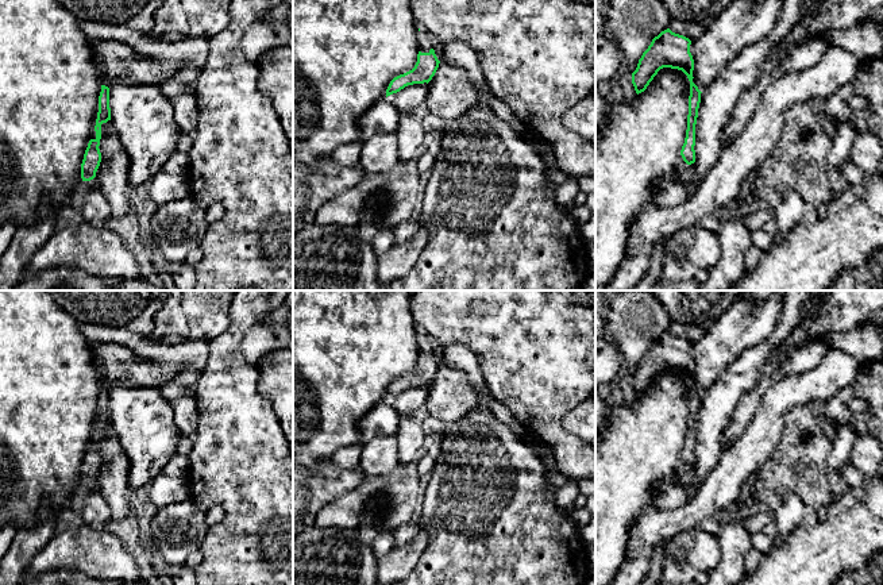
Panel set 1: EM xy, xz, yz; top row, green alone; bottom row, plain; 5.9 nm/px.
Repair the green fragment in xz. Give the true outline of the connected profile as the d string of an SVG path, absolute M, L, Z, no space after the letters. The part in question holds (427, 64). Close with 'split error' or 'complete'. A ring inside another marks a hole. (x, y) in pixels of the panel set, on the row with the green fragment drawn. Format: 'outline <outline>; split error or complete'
outline M425 30L417 32L419 54L414 68L404 74L394 77L387 89L386 97L400 92L408 85L429 82L435 76L440 61L432 49L431 36Z; split error

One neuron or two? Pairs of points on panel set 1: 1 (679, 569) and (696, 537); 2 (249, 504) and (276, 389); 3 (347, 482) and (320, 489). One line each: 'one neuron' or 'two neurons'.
1: one neuron
2: two neurons
3: one neuron

